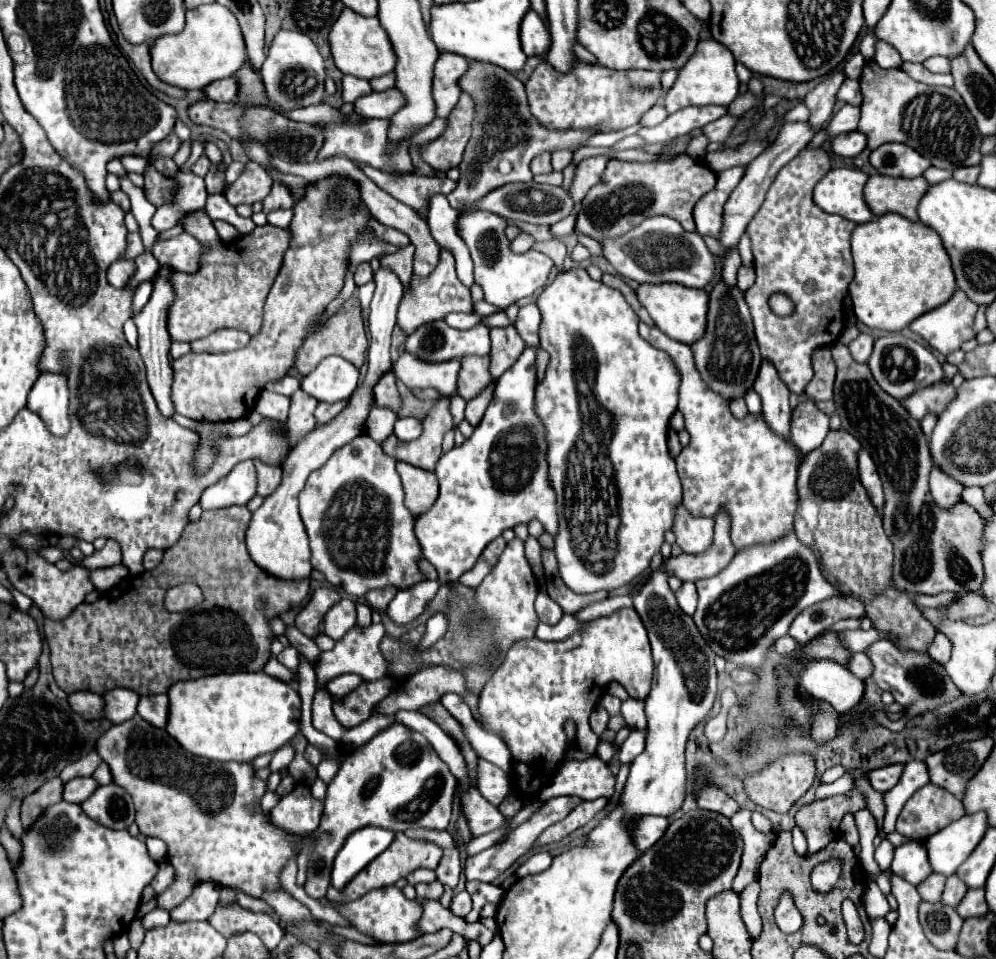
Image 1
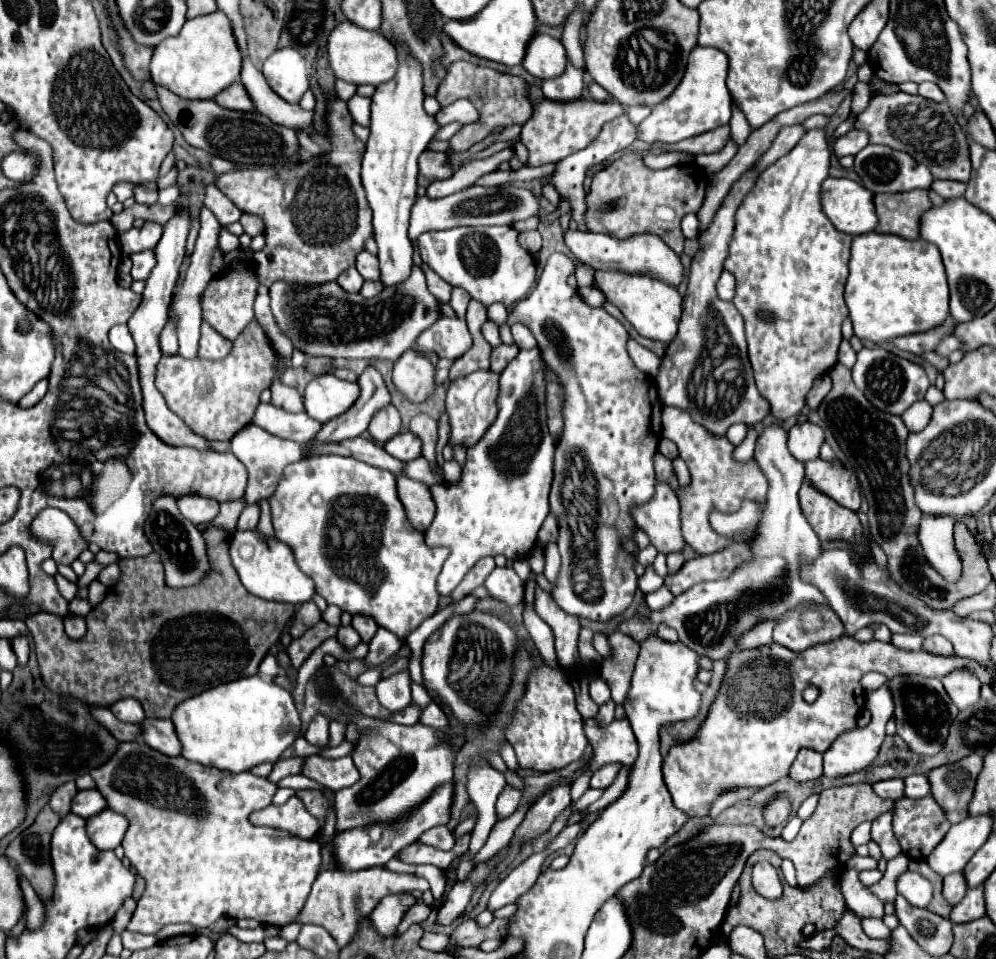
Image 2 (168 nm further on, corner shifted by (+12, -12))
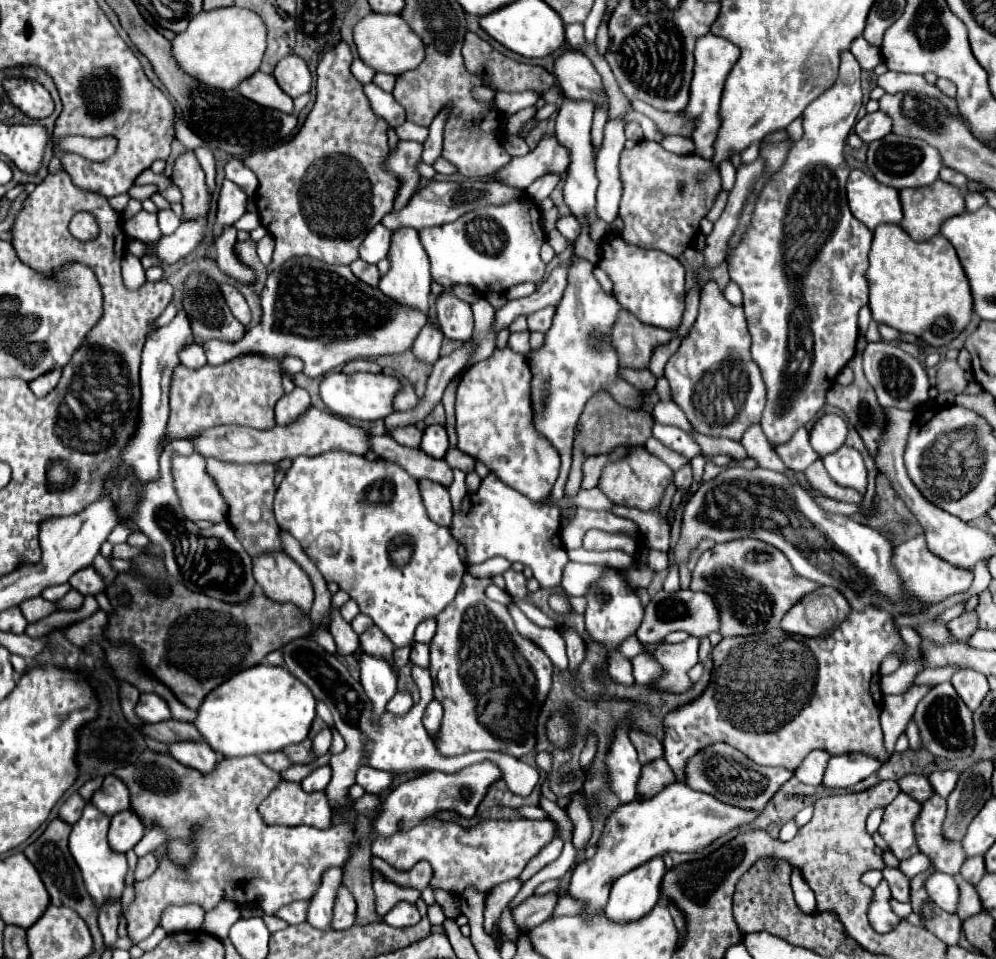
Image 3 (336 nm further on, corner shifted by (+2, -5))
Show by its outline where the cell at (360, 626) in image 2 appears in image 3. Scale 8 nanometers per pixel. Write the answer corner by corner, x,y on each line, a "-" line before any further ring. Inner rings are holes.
372,625
368,631
364,631
360,635
360,649
370,653
370,655
380,655
386,657
392,663
392,651
394,645
392,641
382,633
382,629
378,629
376,625

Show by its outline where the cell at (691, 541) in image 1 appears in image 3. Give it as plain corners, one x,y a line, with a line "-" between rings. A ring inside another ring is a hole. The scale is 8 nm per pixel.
634,447
626,459
622,459
618,463
610,463
604,467
602,477
598,481
598,487
616,505
634,507
640,511
654,511
662,505
662,499
666,495
666,489
668,489
672,477
674,477
674,471
670,471
666,463
662,463
652,453
648,453
644,447

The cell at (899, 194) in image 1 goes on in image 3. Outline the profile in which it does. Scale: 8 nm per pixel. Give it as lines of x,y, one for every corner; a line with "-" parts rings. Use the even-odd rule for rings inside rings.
936,179
932,185
926,187
910,187
900,191
900,203
904,217
900,221
900,227
914,239
914,241
926,241
938,235
938,229
942,221
946,221
952,215
958,215
964,211
964,197
962,191
950,183
944,183
942,179

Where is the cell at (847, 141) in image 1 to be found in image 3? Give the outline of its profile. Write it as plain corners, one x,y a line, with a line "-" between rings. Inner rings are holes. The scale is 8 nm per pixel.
866,113
854,127
854,133
864,141
864,143
872,143
876,139
886,137
892,131
892,121
882,113

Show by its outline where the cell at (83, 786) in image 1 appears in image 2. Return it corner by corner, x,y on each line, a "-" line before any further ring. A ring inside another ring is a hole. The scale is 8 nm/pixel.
80,790
72,800
72,812
82,818
92,818
96,812
106,808
104,796
98,790

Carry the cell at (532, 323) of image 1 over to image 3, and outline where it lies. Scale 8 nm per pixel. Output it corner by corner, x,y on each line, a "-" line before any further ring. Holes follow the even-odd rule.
540,309
536,313
530,313
528,317
528,331
540,331
546,333
552,325
552,317
554,317
554,309

